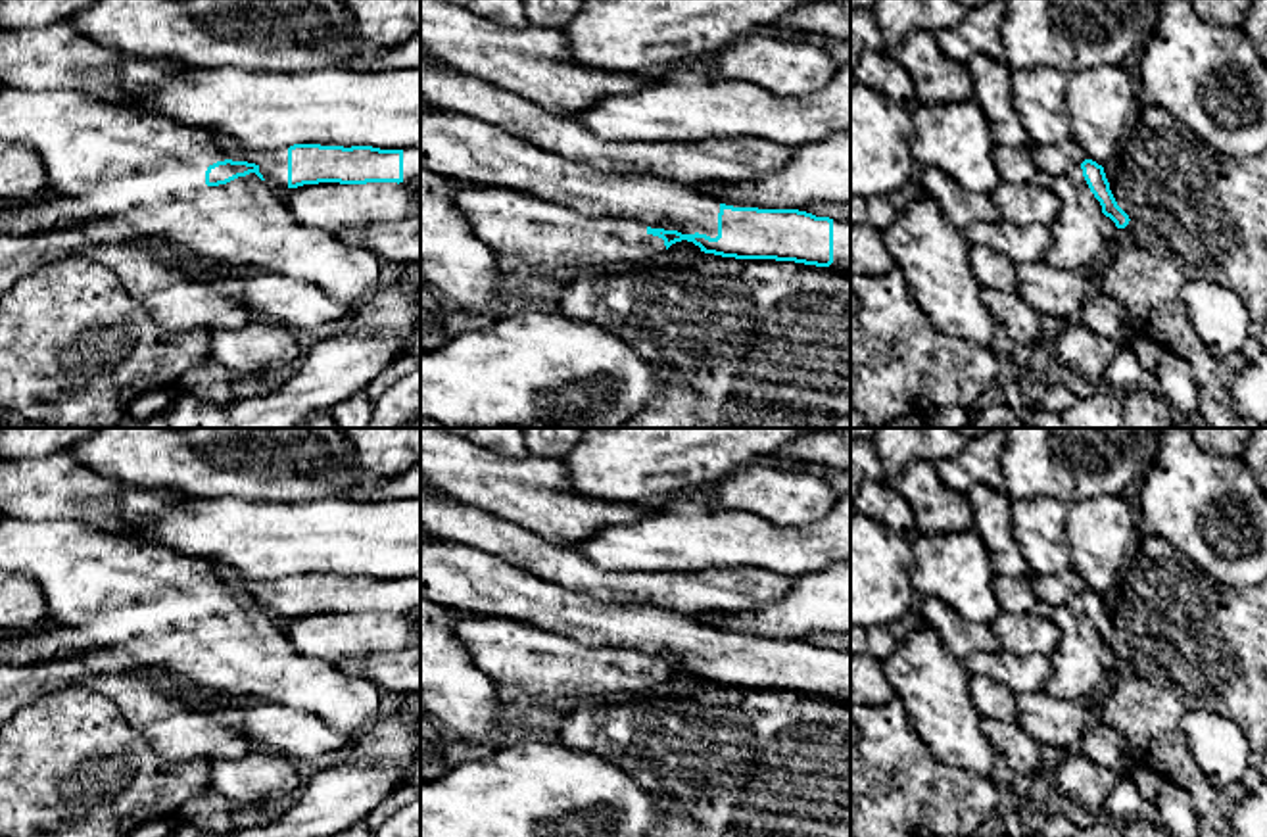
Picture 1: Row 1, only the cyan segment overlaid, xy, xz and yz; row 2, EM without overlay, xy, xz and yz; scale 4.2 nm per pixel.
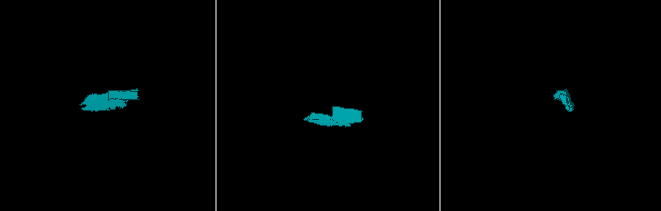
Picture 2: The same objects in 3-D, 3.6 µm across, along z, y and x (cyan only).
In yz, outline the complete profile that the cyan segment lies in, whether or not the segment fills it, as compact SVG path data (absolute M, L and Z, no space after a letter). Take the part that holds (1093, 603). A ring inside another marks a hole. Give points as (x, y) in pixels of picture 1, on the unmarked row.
M1077 572L1067 574L1048 574L1048 576L1031 576L1031 586L1037 595L1037 601L1050 603L1058 607L1065 603L1073 593L1079 593L1083 607L1102 635L1102 643L1110 647L1117 658L1129 655L1129 645L1117 635L1110 612L1106 609L1104 597L1088 589Z

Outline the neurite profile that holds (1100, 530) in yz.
M1121 495L1069 503L1064 536L1071 551L1071 570L1098 595L1115 586L1119 568L1138 539L1136 520Z

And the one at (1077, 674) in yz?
M1081 593L1054 607L1052 622L1058 626L1060 639L1048 655L1052 674L1044 691L1062 701L1098 699L1108 687L1110 676L1100 662L1102 635L1090 622Z

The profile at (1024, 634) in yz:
M1000 610L991 628L998 635L1002 649L1017 655L1050 655L1060 639L1052 618L1040 618L1031 612Z

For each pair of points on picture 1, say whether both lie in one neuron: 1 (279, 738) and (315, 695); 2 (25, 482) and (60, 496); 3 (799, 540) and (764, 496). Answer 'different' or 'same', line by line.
1: different
2: same
3: different

